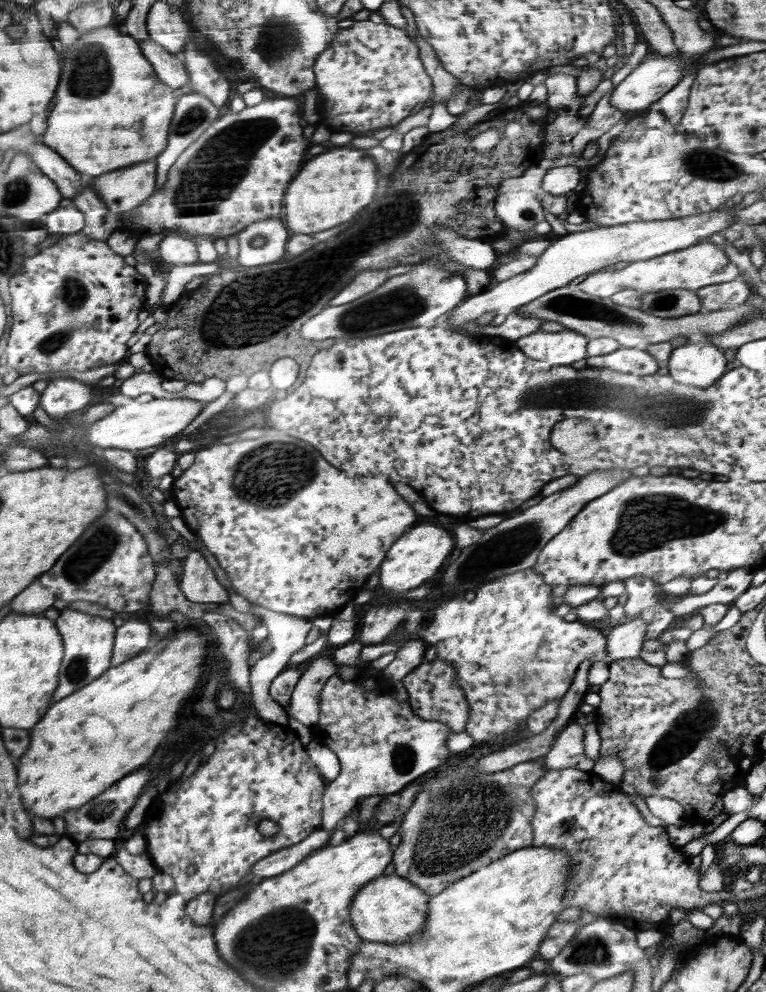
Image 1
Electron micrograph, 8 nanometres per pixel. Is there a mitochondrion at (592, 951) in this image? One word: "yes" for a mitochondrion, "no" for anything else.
yes

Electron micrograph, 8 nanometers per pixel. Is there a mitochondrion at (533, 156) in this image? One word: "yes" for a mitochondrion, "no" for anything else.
no

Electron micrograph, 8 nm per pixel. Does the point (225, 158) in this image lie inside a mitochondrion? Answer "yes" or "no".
yes

